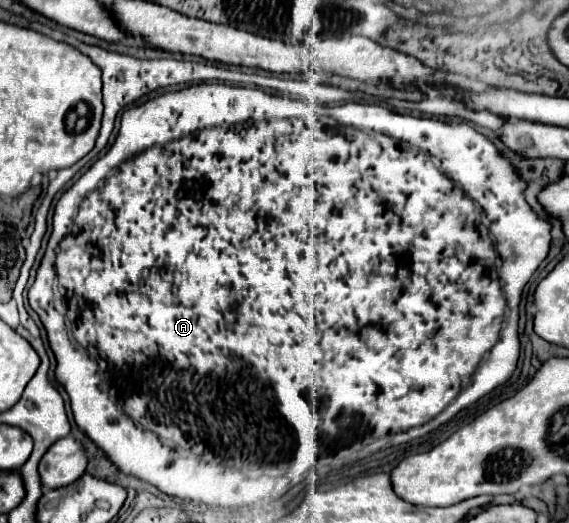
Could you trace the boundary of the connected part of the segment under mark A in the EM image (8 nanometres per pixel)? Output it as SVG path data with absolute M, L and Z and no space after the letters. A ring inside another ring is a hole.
M201 83L201 85L191 85L191 87L187 87L187 89L181 89L181 91L173 91L173 93L165 93L165 95L161 95L161 97L157 97L157 99L151 99L151 101L147 101L147 103L143 103L143 105L137 105L137 107L129 107L129 109L127 109L127 111L123 111L123 115L121 115L121 129L119 129L119 135L117 135L117 139L115 139L115 143L113 143L113 145L111 145L111 149L109 149L109 151L107 151L107 153L105 153L105 155L103 155L103 157L101 157L101 159L99 159L99 161L95 161L95 163L93 163L93 165L91 165L91 169L89 169L89 171L87 171L87 173L83 173L83 175L81 175L81 177L79 177L79 179L77 179L77 181L75 181L75 185L73 185L73 187L71 187L71 189L67 189L67 191L65 191L65 193L63 193L63 195L61 195L61 199L59 199L59 201L57 201L57 205L55 205L55 215L53 215L53 231L52 231L52 233L51 233L51 236L50 236L50 239L49 239L49 241L48 241L48 244L47 244L47 249L46 249L46 251L45 251L45 255L44 255L44 256L43 256L43 258L42 258L42 260L41 260L41 263L40 263L40 265L39 265L39 269L37 269L37 279L35 279L35 283L33 283L33 287L31 287L31 289L29 289L29 305L31 305L31 309L33 309L33 311L35 311L35 313L37 313L37 315L39 315L39 319L41 319L41 323L43 323L43 327L45 327L45 331L47 331L47 339L49 339L49 345L51 345L51 349L53 349L53 353L55 353L55 359L57 359L57 369L55 369L55 379L57 379L57 383L61 383L61 385L63 385L63 387L65 387L65 391L67 391L67 395L69 395L69 399L71 399L71 411L73 411L73 419L75 419L75 423L77 423L77 427L79 427L79 429L81 429L81 431L83 431L83 433L85 433L85 435L87 435L87 437L89 437L89 439L91 439L91 441L93 441L93 443L95 443L95 445L97 445L97 447L99 447L99 449L101 449L101 451L103 451L103 453L105 453L105 457L107 457L107 459L109 459L109 461L111 461L111 463L113 463L113 465L115 465L115 467L117 467L117 469L119 469L119 471L121 471L121 473L125 473L125 475L131 475L131 477L137 477L137 479L141 479L141 481L145 481L145 483L149 483L149 485L155 485L155 487L157 487L157 489L159 489L159 491L161 491L161 493L165 493L165 495L171 495L171 497L179 497L179 499L189 499L189 501L201 501L201 503L205 503L205 505L219 505L219 507L241 507L241 505L251 505L251 503L255 503L255 497L265 497L265 495L267 495L267 493L269 493L269 491L271 491L271 489L273 489L273 487L275 487L275 485L271 485L271 487L269 487L269 483L267 483L267 479L271 479L271 481L273 481L273 483L275 483L275 479L281 479L281 477L283 477L283 475L285 475L285 473L289 473L289 405L277 405L277 401L289 401L289 397L297 397L297 393L301 393L301 397L309 397L309 401L311 401L311 409L313 409L313 415L315 415L315 419L317 419L317 433L319 433L319 427L321 427L321 425L327 425L327 427L329 427L329 425L331 425L331 433L333 433L333 435L341 435L341 449L343 449L343 451L347 451L347 457L349 457L349 459L351 459L351 457L353 457L353 455L355 455L355 453L359 453L359 451L361 451L361 449L363 449L363 447L367 447L367 445L371 445L371 443L373 443L373 441L375 441L375 439L379 439L379 437L387 437L387 435L389 435L389 433L399 433L399 431L405 431L405 429L409 429L409 441L410 441L410 440L413 440L413 439L417 439L417 438L420 438L420 437L422 437L422 436L424 436L424 435L426 435L426 434L428 434L428 433L429 433L429 432L431 432L431 431L433 431L433 430L435 430L435 429L437 429L437 428L438 428L438 427L440 427L440 426L441 426L441 425L443 425L443 424L445 424L445 423L447 423L447 422L448 422L448 421L449 421L449 420L451 420L451 419L452 419L452 418L453 418L453 417L454 417L454 416L455 416L455 415L456 415L456 414L457 414L457 413L458 413L458 412L459 412L459 411L461 411L461 410L462 410L462 409L465 409L465 407L469 407L469 406L468 406L468 405L471 405L471 403L475 403L475 401L477 401L477 399L479 399L479 397L483 397L483 395L485 395L485 393L489 393L489 391L491 391L491 389L495 389L495 387L497 387L497 385L501 385L501 383L505 383L505 381L507 381L507 379L509 379L509 377L511 377L511 375L513 375L513 371L515 371L515 367L517 367L517 359L519 359L519 337L517 337L517 321L519 321L519 299L521 299L521 291L523 291L523 287L525 287L525 285L527 285L527 281L529 281L529 279L531 279L531 275L533 275L533 273L535 273L535 269L537 269L537 267L539 267L539 263L541 263L541 261L543 261L543 259L545 259L545 257L547 257L547 251L549 251L549 243L551 243L551 233L549 233L549 223L547 223L547 221L539 221L539 219L537 219L537 215L533 215L533 211L531 211L531 209L529 209L529 205L527 205L527 201L525 201L525 197L523 197L523 189L525 189L525 181L523 181L523 179L521 179L521 177L519 177L519 175L517 175L517 171L515 171L515 167L513 167L513 165L511 165L511 163L509 163L509 161L507 161L507 159L505 159L505 157L503 157L503 155L501 155L501 153L499 153L499 151L497 151L497 149L495 149L495 147L493 147L493 143L491 143L491 141L489 141L489 139L487 139L487 137L483 137L483 135L481 135L481 133L477 133L477 131L475 131L475 129L471 129L471 127L469 127L469 125L445 125L445 123L439 123L439 121L431 121L431 119L419 119L419 117L411 117L411 115L399 115L399 113L393 113L393 111L389 111L389 109L385 109L385 107L381 107L381 105L363 105L363 103L347 103L347 105L339 105L339 107L335 107L335 109L329 109L329 113L327 113L327 107L319 107L319 105L315 105L315 103L301 103L301 101L289 101L289 99L281 99L281 97L273 97L273 95L267 95L267 93L263 93L263 91L261 91L261 89L251 89L251 87L233 87L233 85L223 85L223 83L213 83L213 85L207 85L207 83ZM497 255L499 255L499 257L501 257L501 281L499 281L499 273L497 273ZM57 261L59 261L59 269L61 269L61 275L59 275L59 277L61 277L61 279L59 279L59 281L61 281L61 283L63 283L63 285L61 285L61 289L63 289L63 307L65 307L65 313L63 313L63 311L59 311L59 309L57 309L57 307L55 307L55 303L53 303L53 281L55 281L55 269L57 269ZM487 351L489 351L489 359L487 359L487 363L485 363L485 367L481 367L481 365L479 365L479 361L481 361L481 357L483 357L483 355L485 355L485 353L487 353ZM275 447L277 447L277 477L267 477L267 479L261 479L261 477L265 477L265 475L269 475L269 471L271 471L271 469L273 469L273 467L275 467Z

